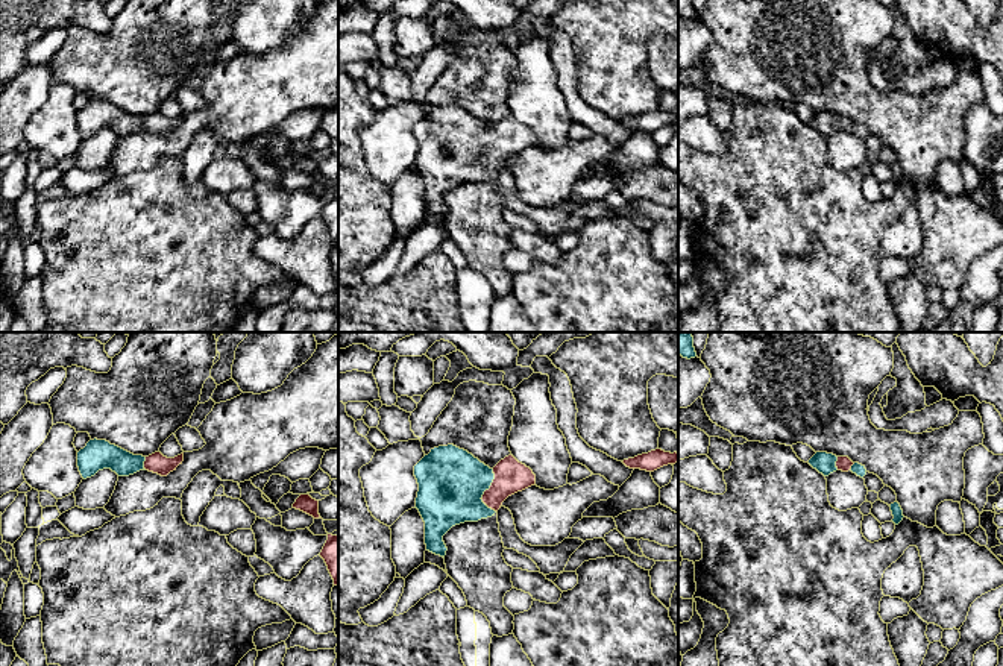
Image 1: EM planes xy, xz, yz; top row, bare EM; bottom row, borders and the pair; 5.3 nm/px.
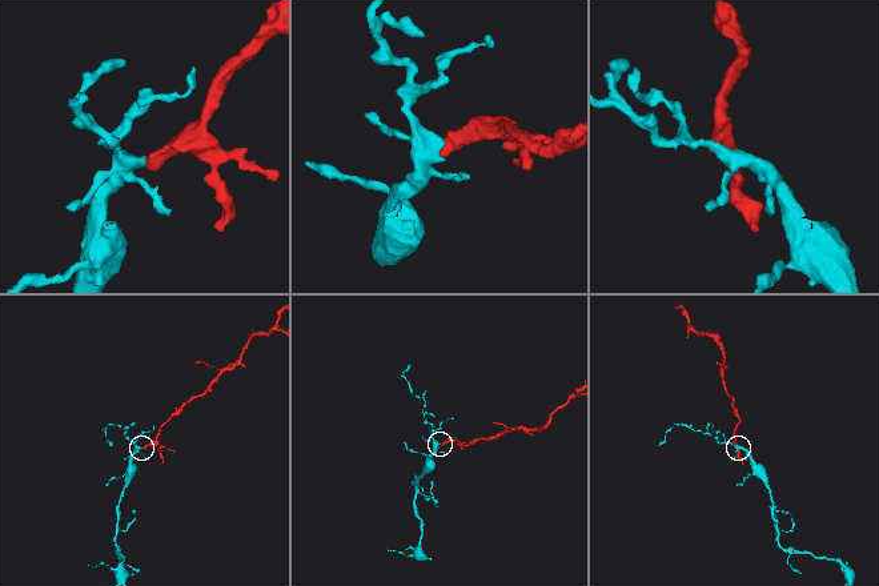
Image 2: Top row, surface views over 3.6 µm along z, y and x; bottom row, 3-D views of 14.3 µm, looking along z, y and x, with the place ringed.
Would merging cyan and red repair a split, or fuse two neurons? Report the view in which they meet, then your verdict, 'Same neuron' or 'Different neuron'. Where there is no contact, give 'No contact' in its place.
Touches cyan in xz. Same neuron

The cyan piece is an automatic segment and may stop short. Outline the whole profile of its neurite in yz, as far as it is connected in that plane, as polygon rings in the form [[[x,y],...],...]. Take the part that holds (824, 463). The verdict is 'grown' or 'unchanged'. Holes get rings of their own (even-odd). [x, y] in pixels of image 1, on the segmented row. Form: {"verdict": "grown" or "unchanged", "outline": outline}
{"verdict": "grown", "outline": [[[816,452],[810,460],[809,464],[816,469],[824,476],[836,470],[848,472],[851,470],[857,476],[863,478],[866,475],[865,466],[859,463],[853,463],[848,457],[836,457],[827,452]]]}

